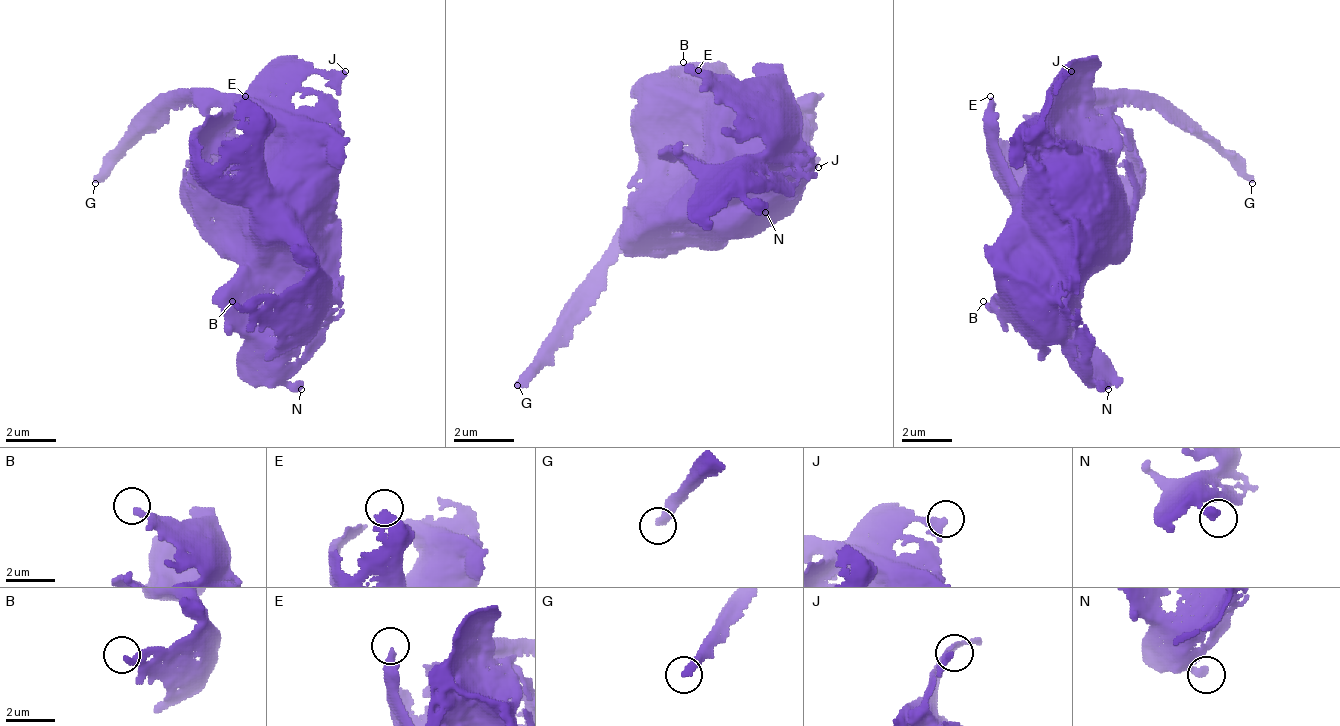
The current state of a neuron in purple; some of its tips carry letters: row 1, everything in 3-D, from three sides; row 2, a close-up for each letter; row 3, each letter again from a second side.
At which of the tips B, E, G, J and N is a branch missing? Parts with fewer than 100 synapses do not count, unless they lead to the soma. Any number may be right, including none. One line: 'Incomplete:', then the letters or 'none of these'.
Incomplete: G

